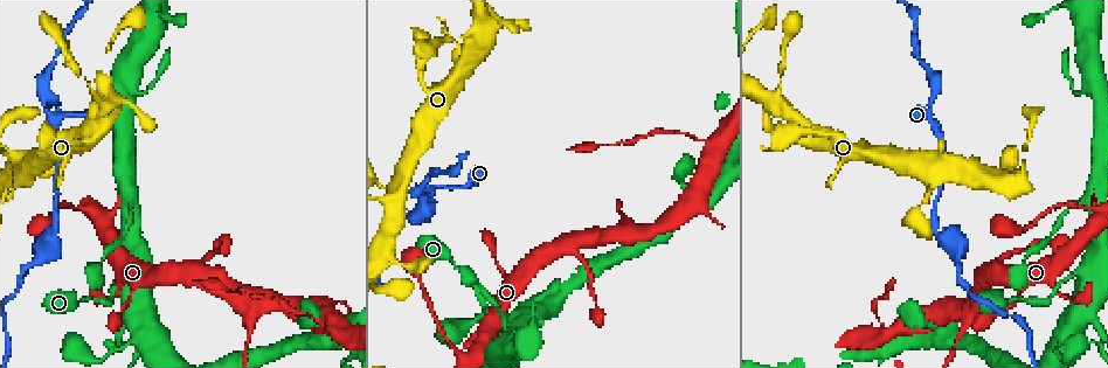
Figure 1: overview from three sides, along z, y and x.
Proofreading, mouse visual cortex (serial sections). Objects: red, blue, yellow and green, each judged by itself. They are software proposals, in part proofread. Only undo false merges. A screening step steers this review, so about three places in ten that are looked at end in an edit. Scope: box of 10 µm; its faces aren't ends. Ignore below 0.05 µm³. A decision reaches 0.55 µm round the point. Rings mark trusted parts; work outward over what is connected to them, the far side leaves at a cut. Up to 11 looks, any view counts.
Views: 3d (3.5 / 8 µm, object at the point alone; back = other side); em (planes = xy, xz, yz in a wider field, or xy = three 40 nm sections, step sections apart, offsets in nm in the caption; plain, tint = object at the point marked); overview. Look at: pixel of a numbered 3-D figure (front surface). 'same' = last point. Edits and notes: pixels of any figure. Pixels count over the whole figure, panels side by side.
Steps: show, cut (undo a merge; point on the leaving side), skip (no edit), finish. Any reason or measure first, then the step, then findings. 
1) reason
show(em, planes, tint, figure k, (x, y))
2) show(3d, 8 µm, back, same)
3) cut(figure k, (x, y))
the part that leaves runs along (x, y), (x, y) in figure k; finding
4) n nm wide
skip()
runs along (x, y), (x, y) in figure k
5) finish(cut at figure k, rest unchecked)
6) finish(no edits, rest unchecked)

branch point
show(3d, 3.5 µm, figure 1, (930, 119))

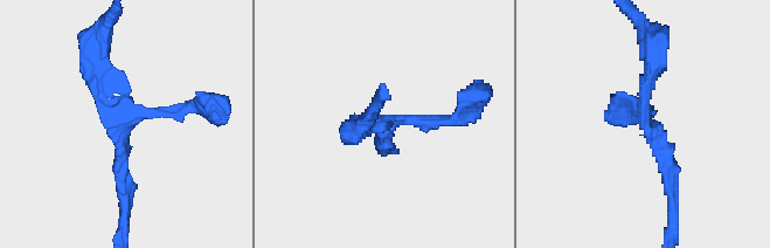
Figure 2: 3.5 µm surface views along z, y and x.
show(em, xy, step 3, tint, figure 2, (402, 122))

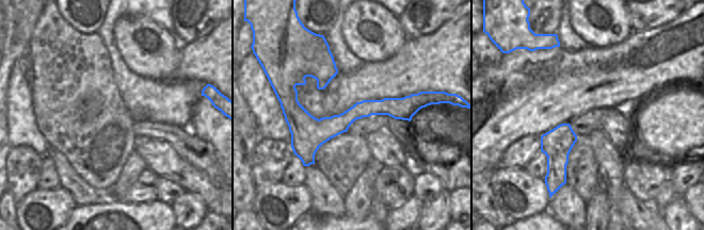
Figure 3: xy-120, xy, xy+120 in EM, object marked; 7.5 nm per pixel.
180 nm wide
skip()
runs along (210, 105), (134, 119), (120, 133), (124, 184) in figure 2; one cell here

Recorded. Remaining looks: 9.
arms part here
show(3d, 3.5 µm, figure 1, (467, 62))

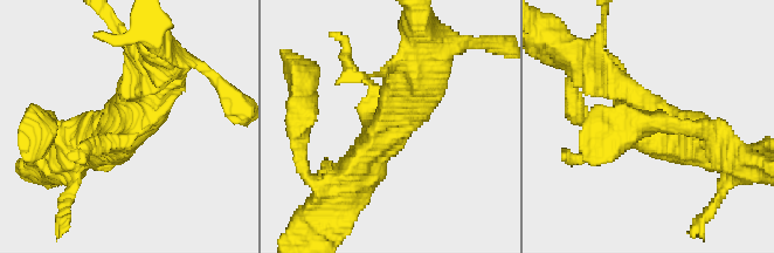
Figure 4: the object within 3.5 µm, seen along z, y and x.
need the tissue
show(em, xy, step 2, tint, figure 4, (391, 126))

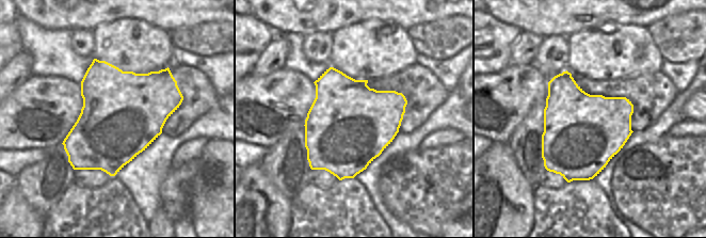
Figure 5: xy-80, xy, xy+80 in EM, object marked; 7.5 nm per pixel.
another direction
show(em, xy, step 5, tint, same)

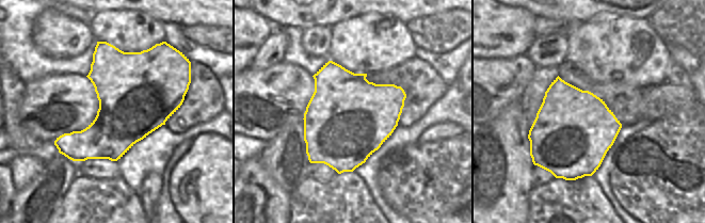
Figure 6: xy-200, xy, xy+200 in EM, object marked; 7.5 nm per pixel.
650 nm wide
skip()
runs along (346, 186), (419, 102), (419, 81) in figure 4; one cell here

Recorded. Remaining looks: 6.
four-way junction
show(3d, 8 µm, figure 1, (19, 177))

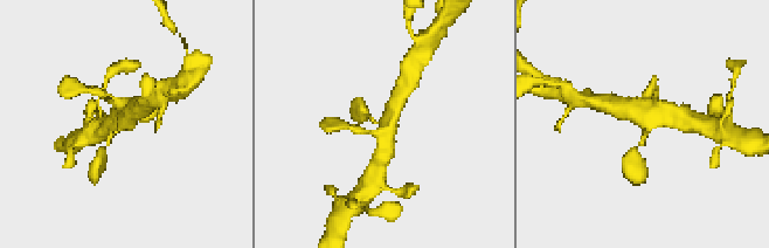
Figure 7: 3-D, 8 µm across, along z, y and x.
shape alone is not enough
show(em, xy, step 5, tint, same)

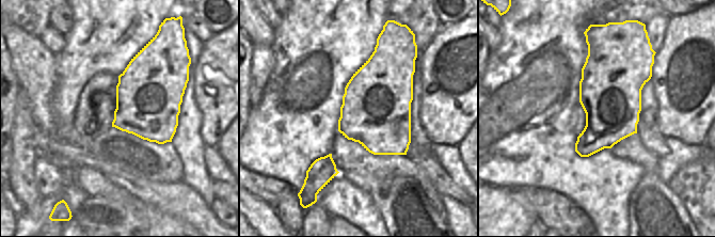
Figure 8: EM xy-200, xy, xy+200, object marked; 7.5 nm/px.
skip()
runs along (400, 95), (387, 125), (381, 157) in figure 7; one cell here

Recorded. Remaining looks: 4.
a narrow waist
show(3d, 8 µm, figure 1, (126, 305))

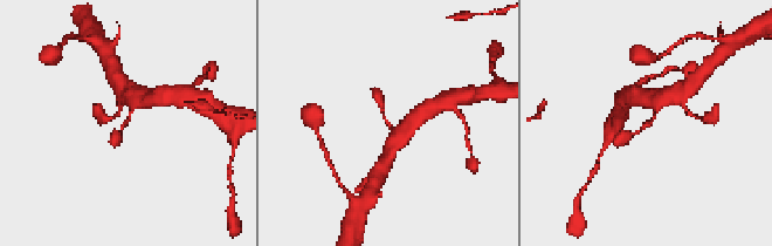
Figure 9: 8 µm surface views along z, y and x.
zoom in
show(3d, 3.5 µm, same)

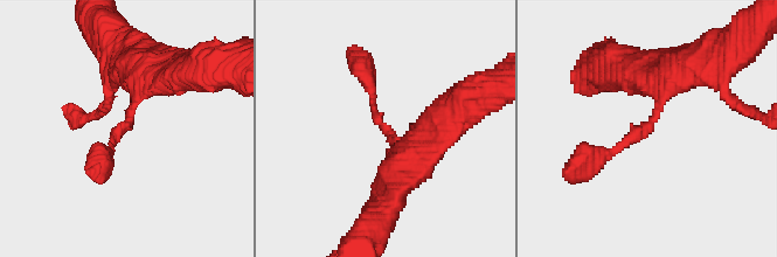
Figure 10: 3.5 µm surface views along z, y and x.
arms of 250, 300 nm
show(em, xy, step 1, tint, figure 10, (379, 123))

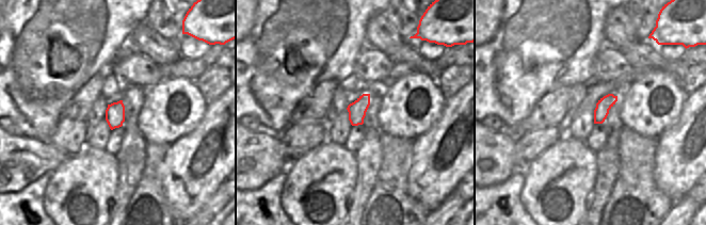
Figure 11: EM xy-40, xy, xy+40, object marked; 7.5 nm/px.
skip()
runs along (680, 68), (647, 129), (581, 161) in figure 10; continuous, no second cell

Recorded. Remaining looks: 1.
finish(no edits, rest unchecked)

